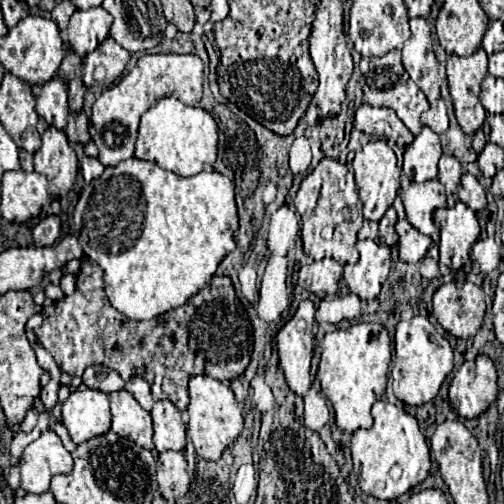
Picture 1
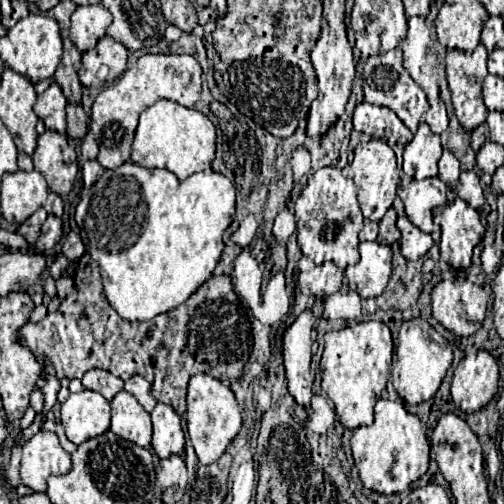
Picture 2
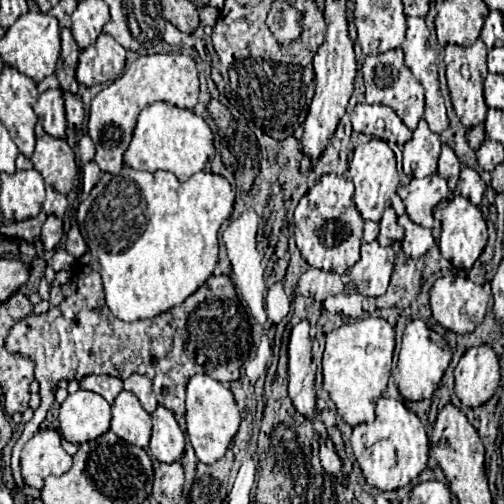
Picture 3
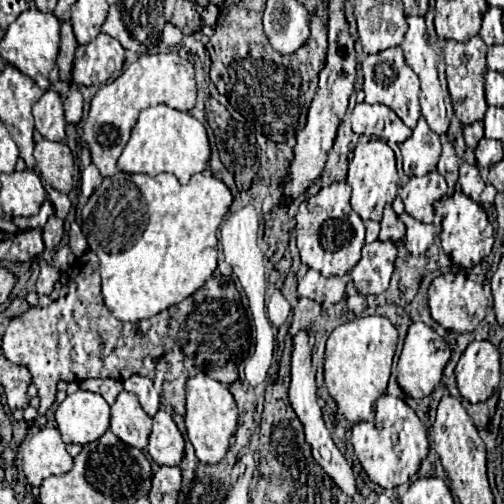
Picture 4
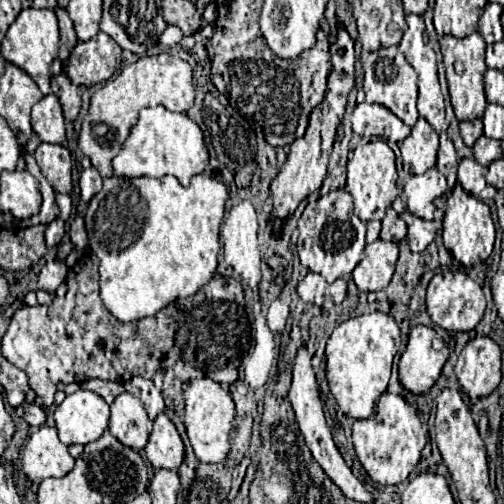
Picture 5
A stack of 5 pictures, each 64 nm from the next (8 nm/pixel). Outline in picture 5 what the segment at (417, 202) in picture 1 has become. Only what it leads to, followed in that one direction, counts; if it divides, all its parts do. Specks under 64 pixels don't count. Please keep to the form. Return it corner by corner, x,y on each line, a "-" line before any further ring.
428,170
420,176
412,176
404,186
404,196
408,202
408,210
414,216
432,220
434,216
434,198
446,192
446,178
436,170

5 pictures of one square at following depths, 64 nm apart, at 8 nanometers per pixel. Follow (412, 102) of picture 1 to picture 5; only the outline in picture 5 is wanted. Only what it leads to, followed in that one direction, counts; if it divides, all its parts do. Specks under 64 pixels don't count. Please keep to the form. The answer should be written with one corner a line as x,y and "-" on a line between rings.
380,48
368,56
368,60
362,64
364,70
364,92
366,92
366,102
382,104
390,112
394,112
404,124
414,126
418,120
418,110
416,110
416,72
404,58
404,54
396,48

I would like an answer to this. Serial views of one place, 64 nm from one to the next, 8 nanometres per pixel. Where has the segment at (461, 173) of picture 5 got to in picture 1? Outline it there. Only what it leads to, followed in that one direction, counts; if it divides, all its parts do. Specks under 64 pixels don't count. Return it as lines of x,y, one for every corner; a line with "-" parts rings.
464,174
462,176
462,184
460,184
460,190
458,190
458,198
468,206
472,208
474,212
482,210
486,206
486,192
484,188
480,186
478,178
472,176
472,174

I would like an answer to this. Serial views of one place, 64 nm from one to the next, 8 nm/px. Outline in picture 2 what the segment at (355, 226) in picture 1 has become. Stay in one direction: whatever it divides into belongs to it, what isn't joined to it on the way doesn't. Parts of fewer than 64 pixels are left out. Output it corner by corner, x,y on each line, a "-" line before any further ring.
320,168
302,190
296,202
296,232
298,246
304,256
308,256
314,264
334,262
340,270
356,264
360,260
358,254
358,234
362,230
362,212
356,200
356,186
352,178
344,176
338,168

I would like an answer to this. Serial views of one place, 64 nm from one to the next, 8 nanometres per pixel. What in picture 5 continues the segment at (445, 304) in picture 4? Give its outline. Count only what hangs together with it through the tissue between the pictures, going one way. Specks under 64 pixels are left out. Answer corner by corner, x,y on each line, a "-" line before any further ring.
438,272
428,284
426,308
432,322
438,324
440,328
454,330
454,332
470,332
480,322
486,308
486,300
482,288
464,272

